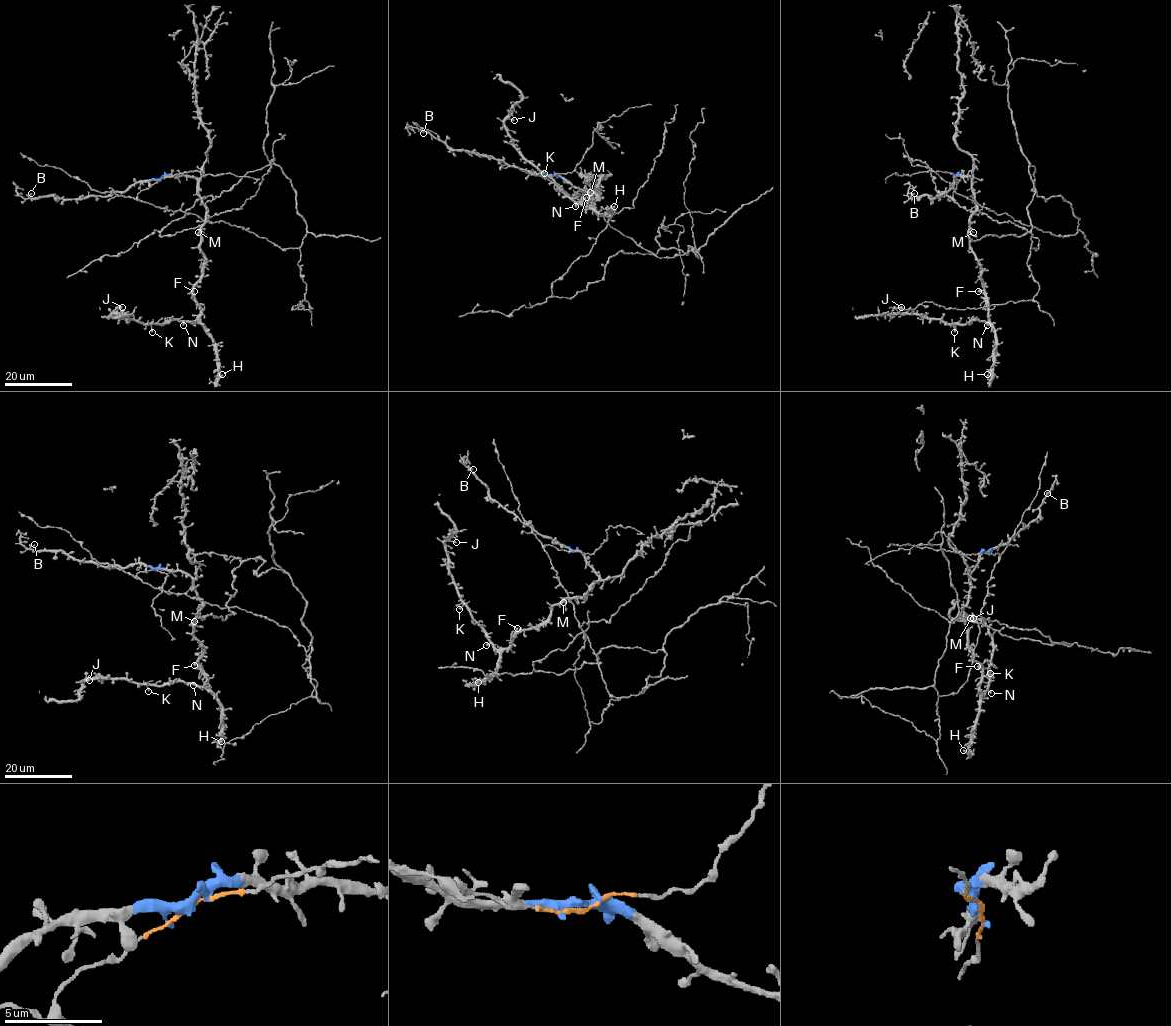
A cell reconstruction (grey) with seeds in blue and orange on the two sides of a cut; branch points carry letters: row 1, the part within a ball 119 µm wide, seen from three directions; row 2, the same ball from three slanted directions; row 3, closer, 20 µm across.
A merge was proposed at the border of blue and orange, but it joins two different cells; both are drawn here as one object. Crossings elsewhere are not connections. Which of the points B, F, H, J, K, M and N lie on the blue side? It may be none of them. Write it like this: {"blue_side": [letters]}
{"blue_side": ["B", "F", "H", "J", "K", "M", "N"]}

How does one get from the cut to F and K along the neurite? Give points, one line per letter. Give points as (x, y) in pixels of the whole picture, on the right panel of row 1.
F: (956, 179), (967, 175), (972, 180), (976, 207), (970, 219), (969, 243), (980, 267), (983, 289), (978, 291)
K: (956, 179), (972, 180), (969, 243), (988, 314), (987, 322), (955, 323), (954, 332)

